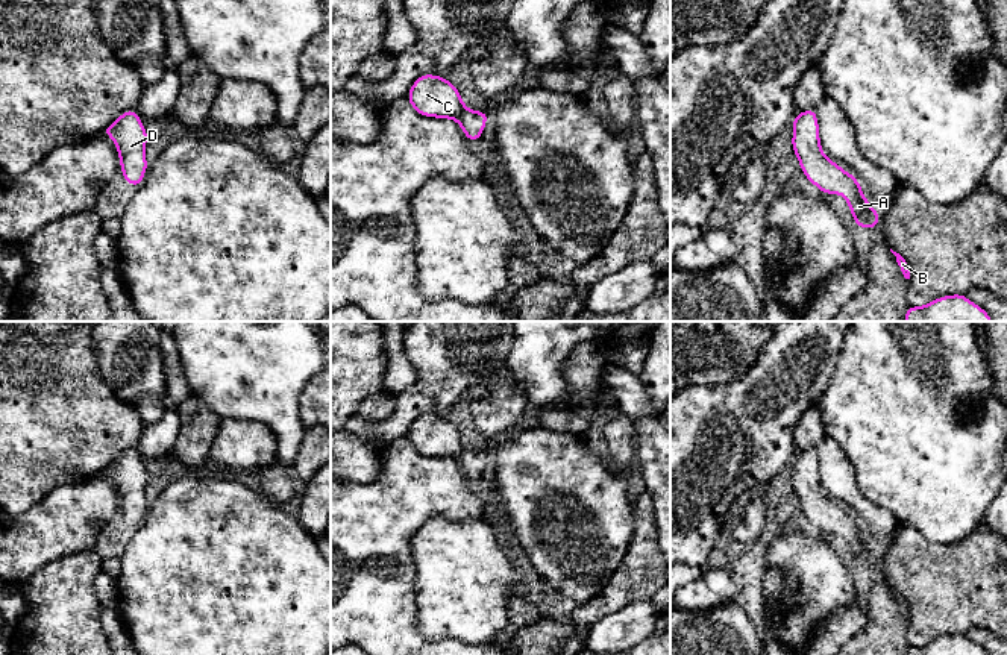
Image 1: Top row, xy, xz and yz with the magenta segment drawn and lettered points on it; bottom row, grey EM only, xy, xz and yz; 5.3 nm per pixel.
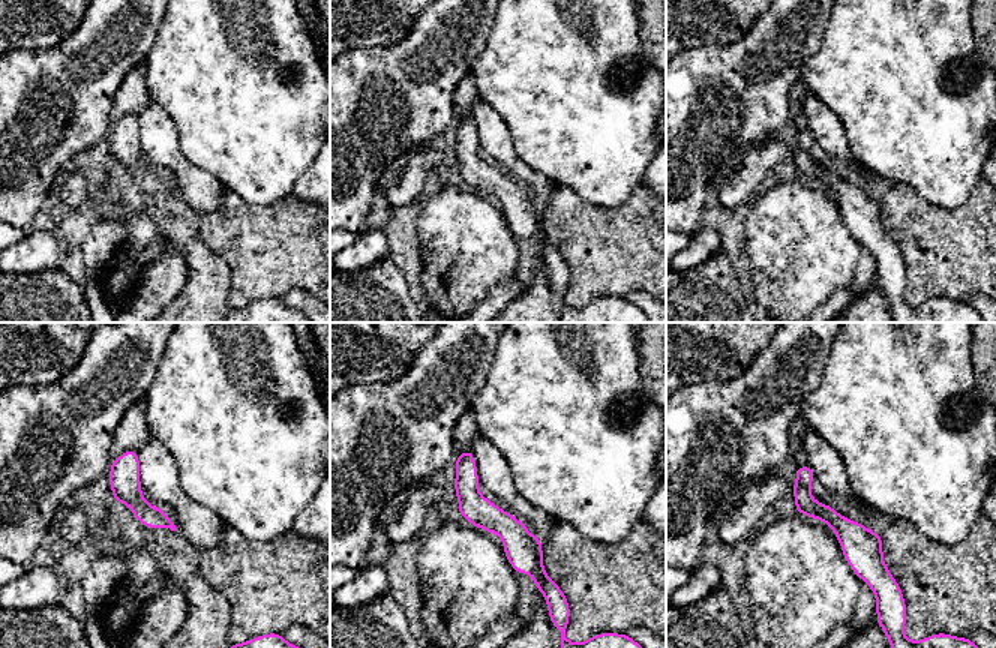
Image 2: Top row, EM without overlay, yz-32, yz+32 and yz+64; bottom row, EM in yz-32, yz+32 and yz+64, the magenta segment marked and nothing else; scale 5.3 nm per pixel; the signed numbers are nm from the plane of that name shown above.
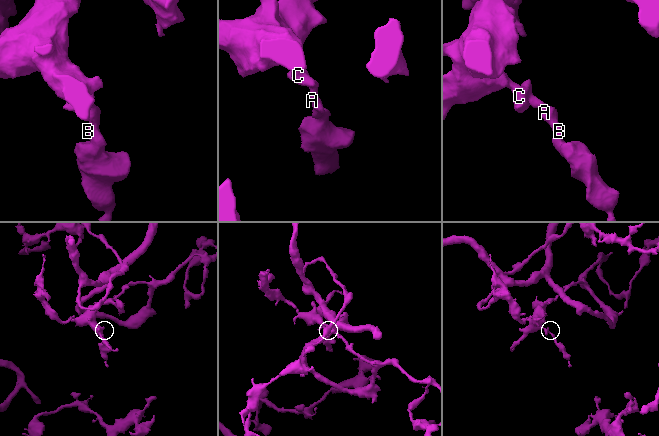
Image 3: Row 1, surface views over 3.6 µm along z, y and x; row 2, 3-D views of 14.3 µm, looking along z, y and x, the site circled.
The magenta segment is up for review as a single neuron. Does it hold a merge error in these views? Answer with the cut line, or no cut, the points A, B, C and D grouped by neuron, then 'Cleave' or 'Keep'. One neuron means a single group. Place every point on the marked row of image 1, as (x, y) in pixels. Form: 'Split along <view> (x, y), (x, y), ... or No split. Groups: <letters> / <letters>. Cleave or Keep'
No split. Groups: A B C D. Keep

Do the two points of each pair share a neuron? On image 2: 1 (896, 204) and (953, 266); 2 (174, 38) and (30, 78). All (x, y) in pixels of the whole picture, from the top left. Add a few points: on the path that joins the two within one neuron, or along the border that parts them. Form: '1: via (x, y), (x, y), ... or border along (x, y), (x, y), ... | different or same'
1: via (911, 219), (942, 251) | same
2: border along (162, 15), (155, 42), (143, 60) | different

